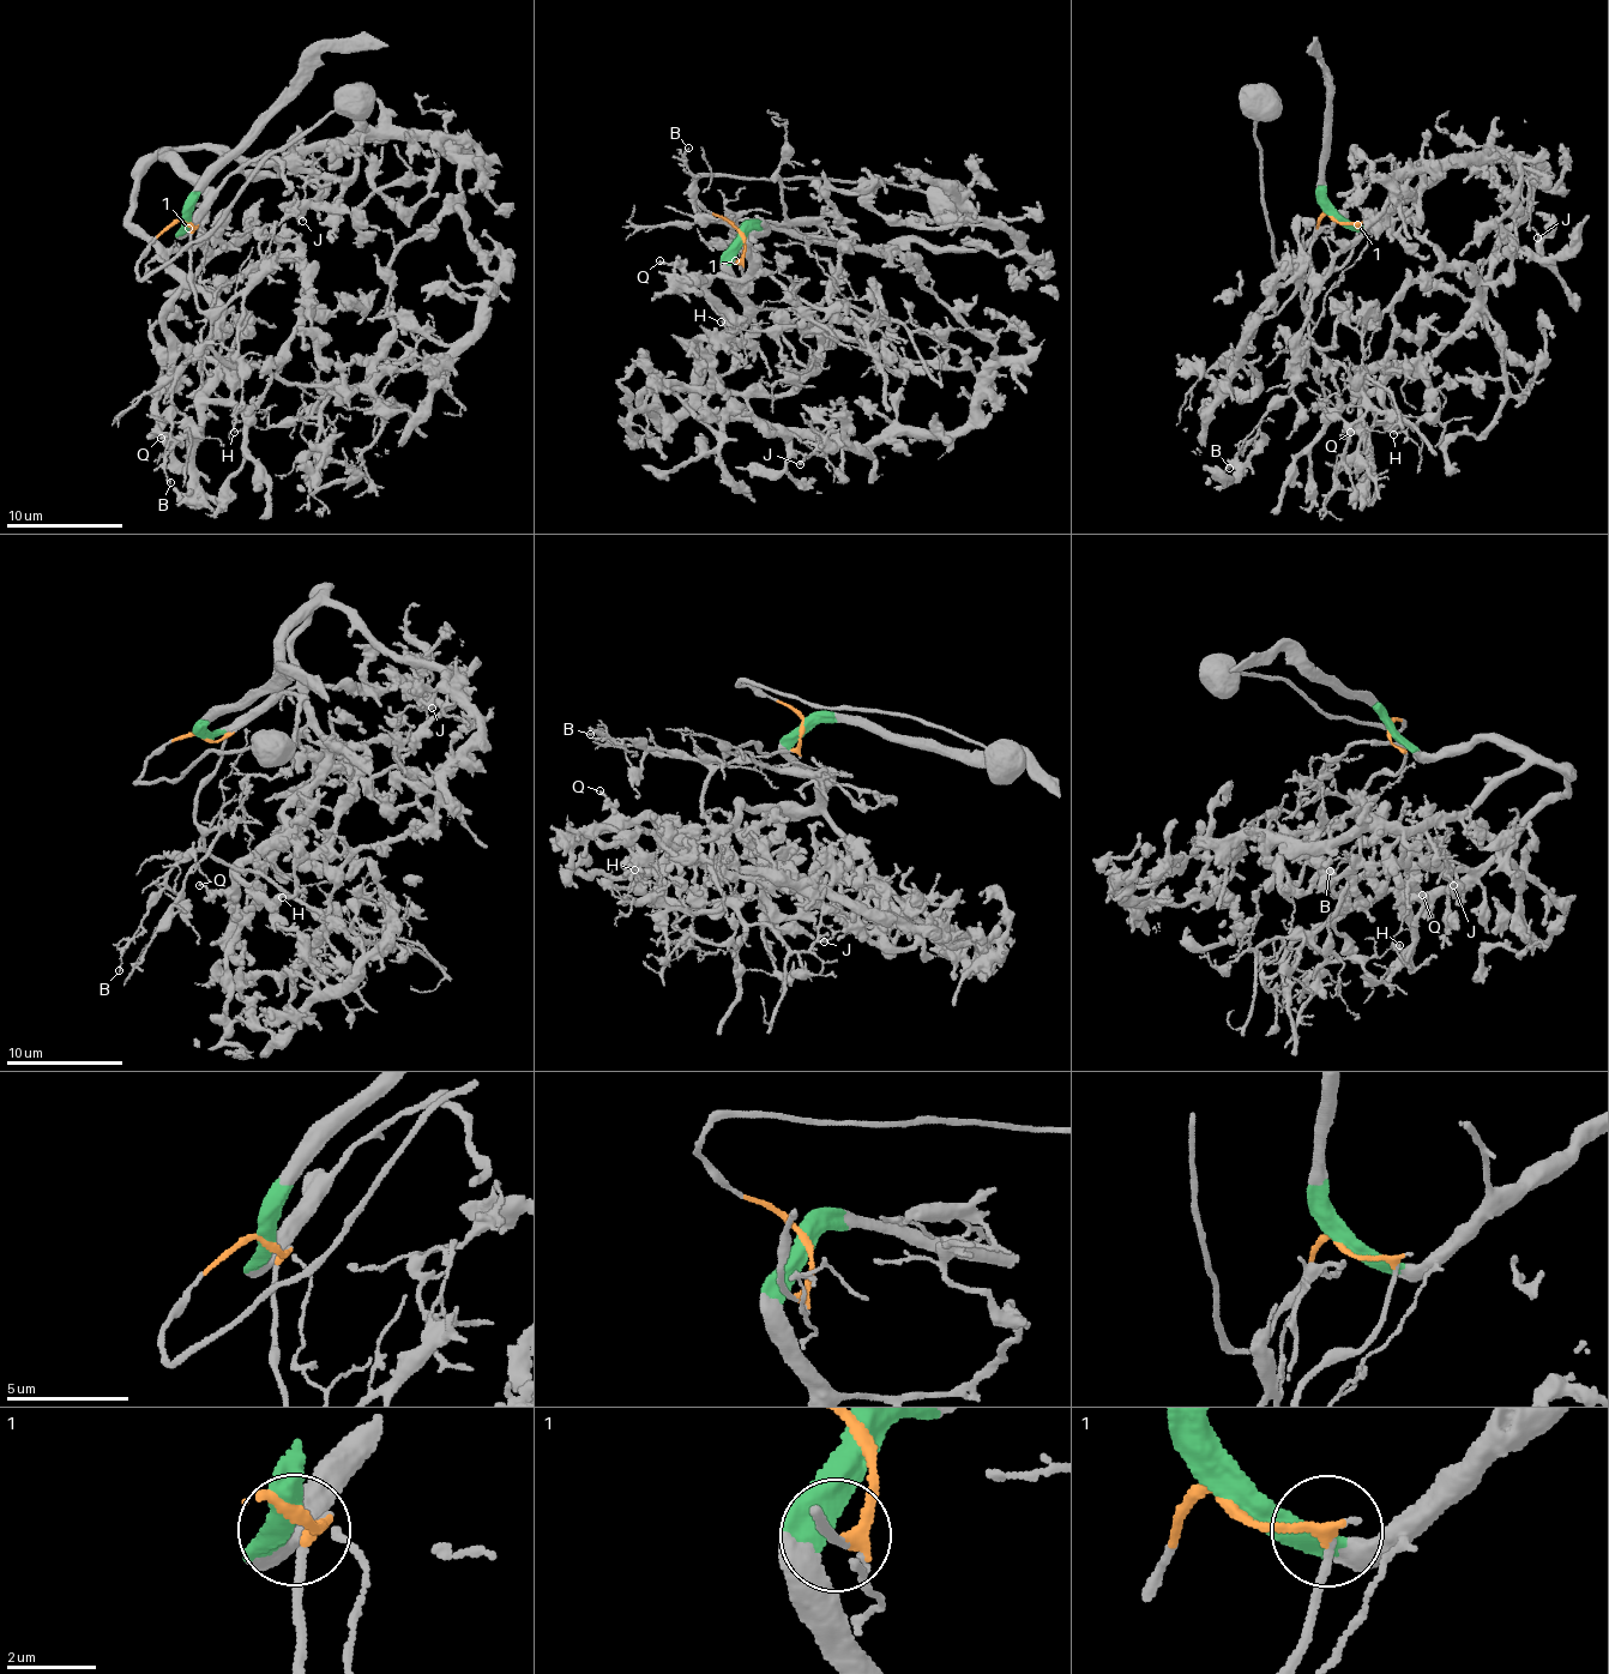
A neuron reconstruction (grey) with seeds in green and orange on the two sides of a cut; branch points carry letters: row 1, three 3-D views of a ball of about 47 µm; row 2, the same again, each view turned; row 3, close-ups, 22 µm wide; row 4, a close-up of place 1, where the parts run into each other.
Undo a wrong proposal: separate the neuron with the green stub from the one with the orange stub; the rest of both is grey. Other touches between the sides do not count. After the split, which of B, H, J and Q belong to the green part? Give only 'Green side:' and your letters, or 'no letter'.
Green side: J, Q

